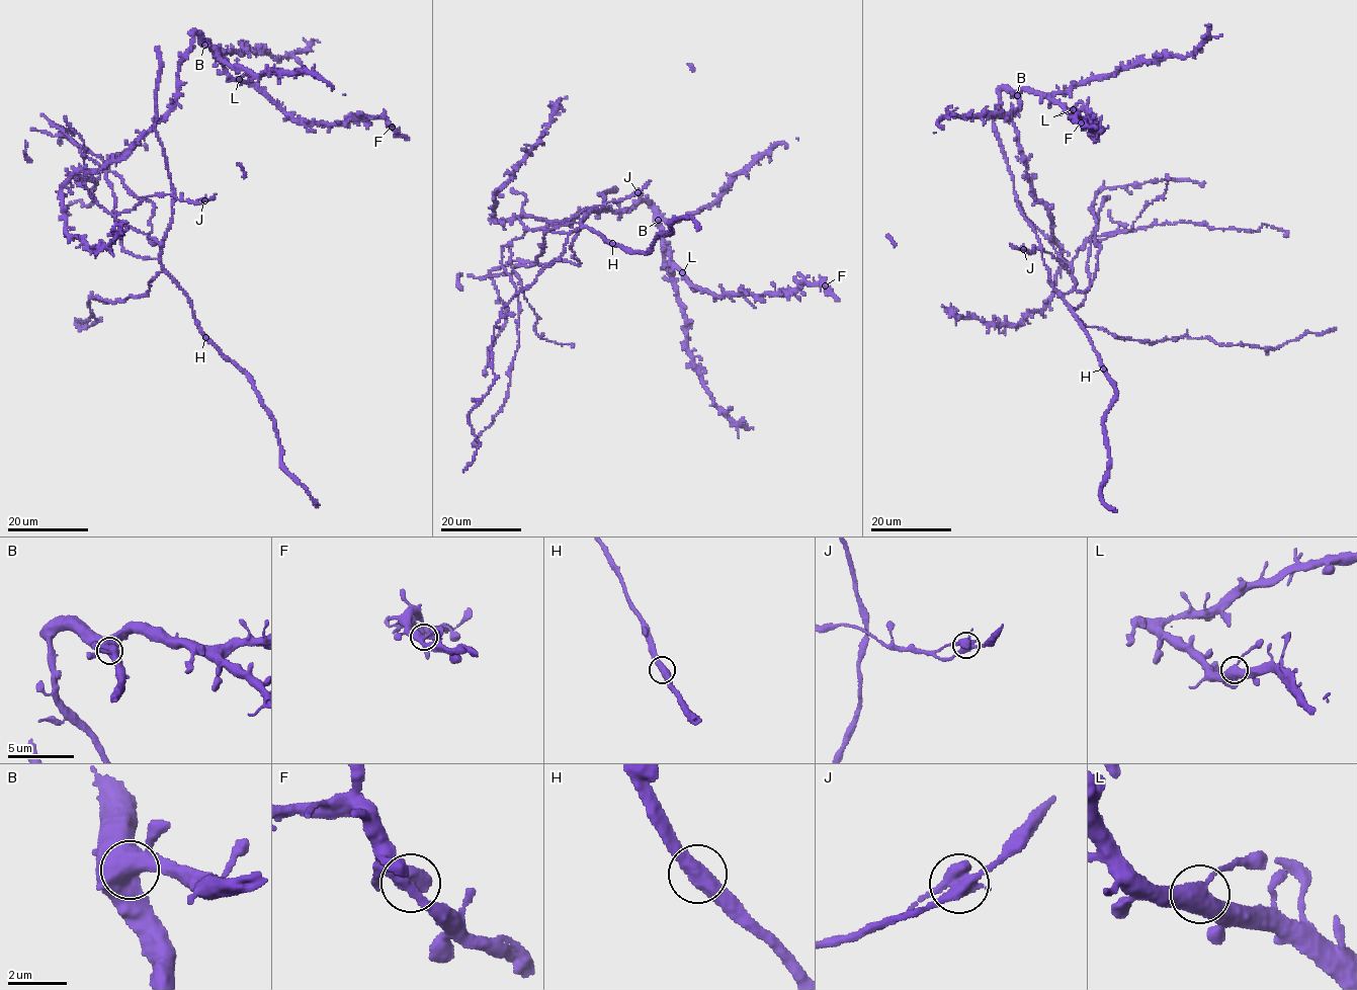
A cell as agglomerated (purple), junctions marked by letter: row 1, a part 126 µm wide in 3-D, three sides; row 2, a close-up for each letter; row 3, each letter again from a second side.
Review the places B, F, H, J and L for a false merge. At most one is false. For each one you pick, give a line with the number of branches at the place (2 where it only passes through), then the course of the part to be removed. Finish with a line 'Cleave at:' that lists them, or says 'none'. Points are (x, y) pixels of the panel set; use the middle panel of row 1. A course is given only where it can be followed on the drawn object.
Cleave at: none

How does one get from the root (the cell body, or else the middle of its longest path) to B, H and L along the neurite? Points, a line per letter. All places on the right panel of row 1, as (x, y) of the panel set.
B: (1051, 234), (1050, 213), (1033, 195), (1017, 129), (1002, 109), (999, 93), (1002, 89), (1017, 95)
H: (1051, 234), (1054, 252), (1071, 267), (1076, 281), (1064, 295), (1064, 301), (1088, 336), (1103, 368)
L: (1051, 234), (1050, 213), (1033, 195), (1018, 132), (1002, 109), (999, 93), (1038, 91), (1073, 109)

